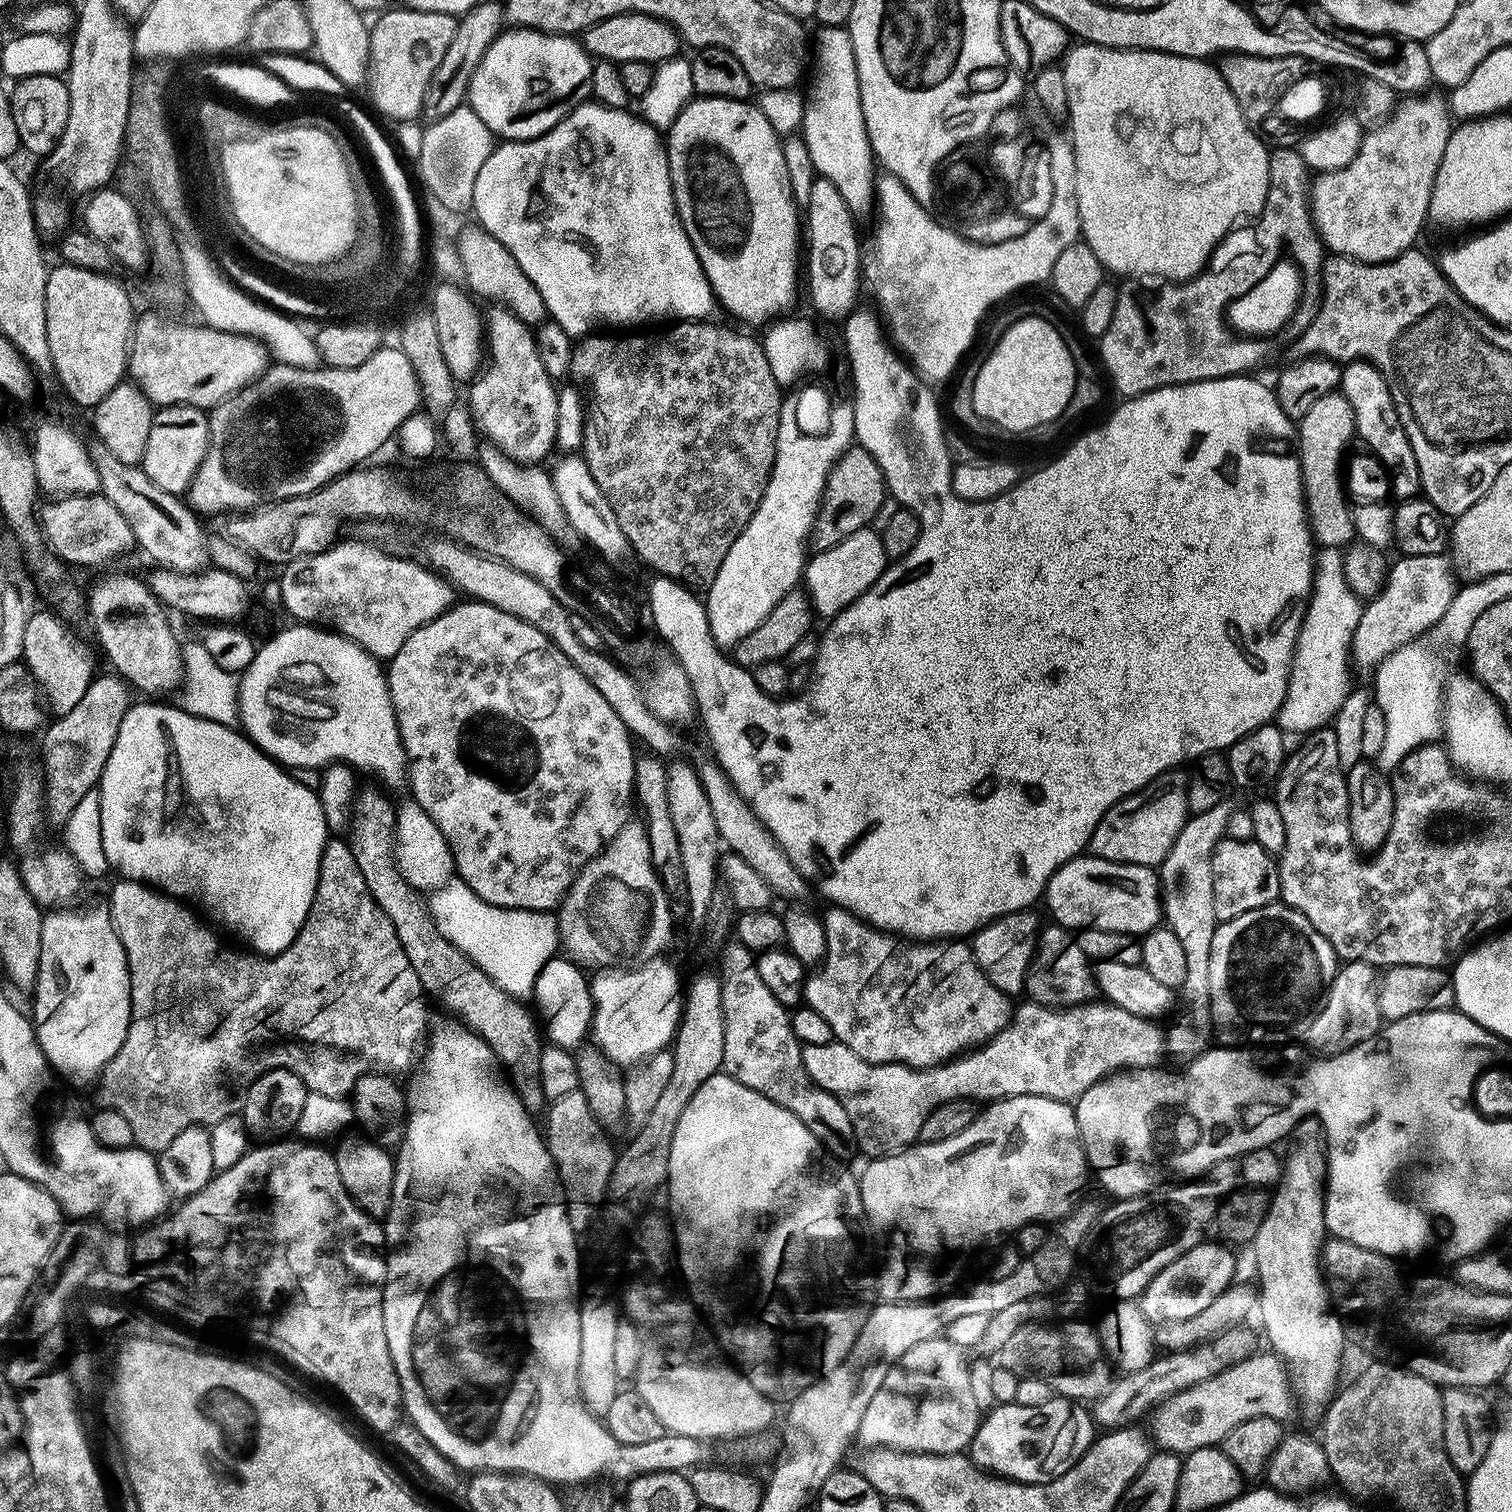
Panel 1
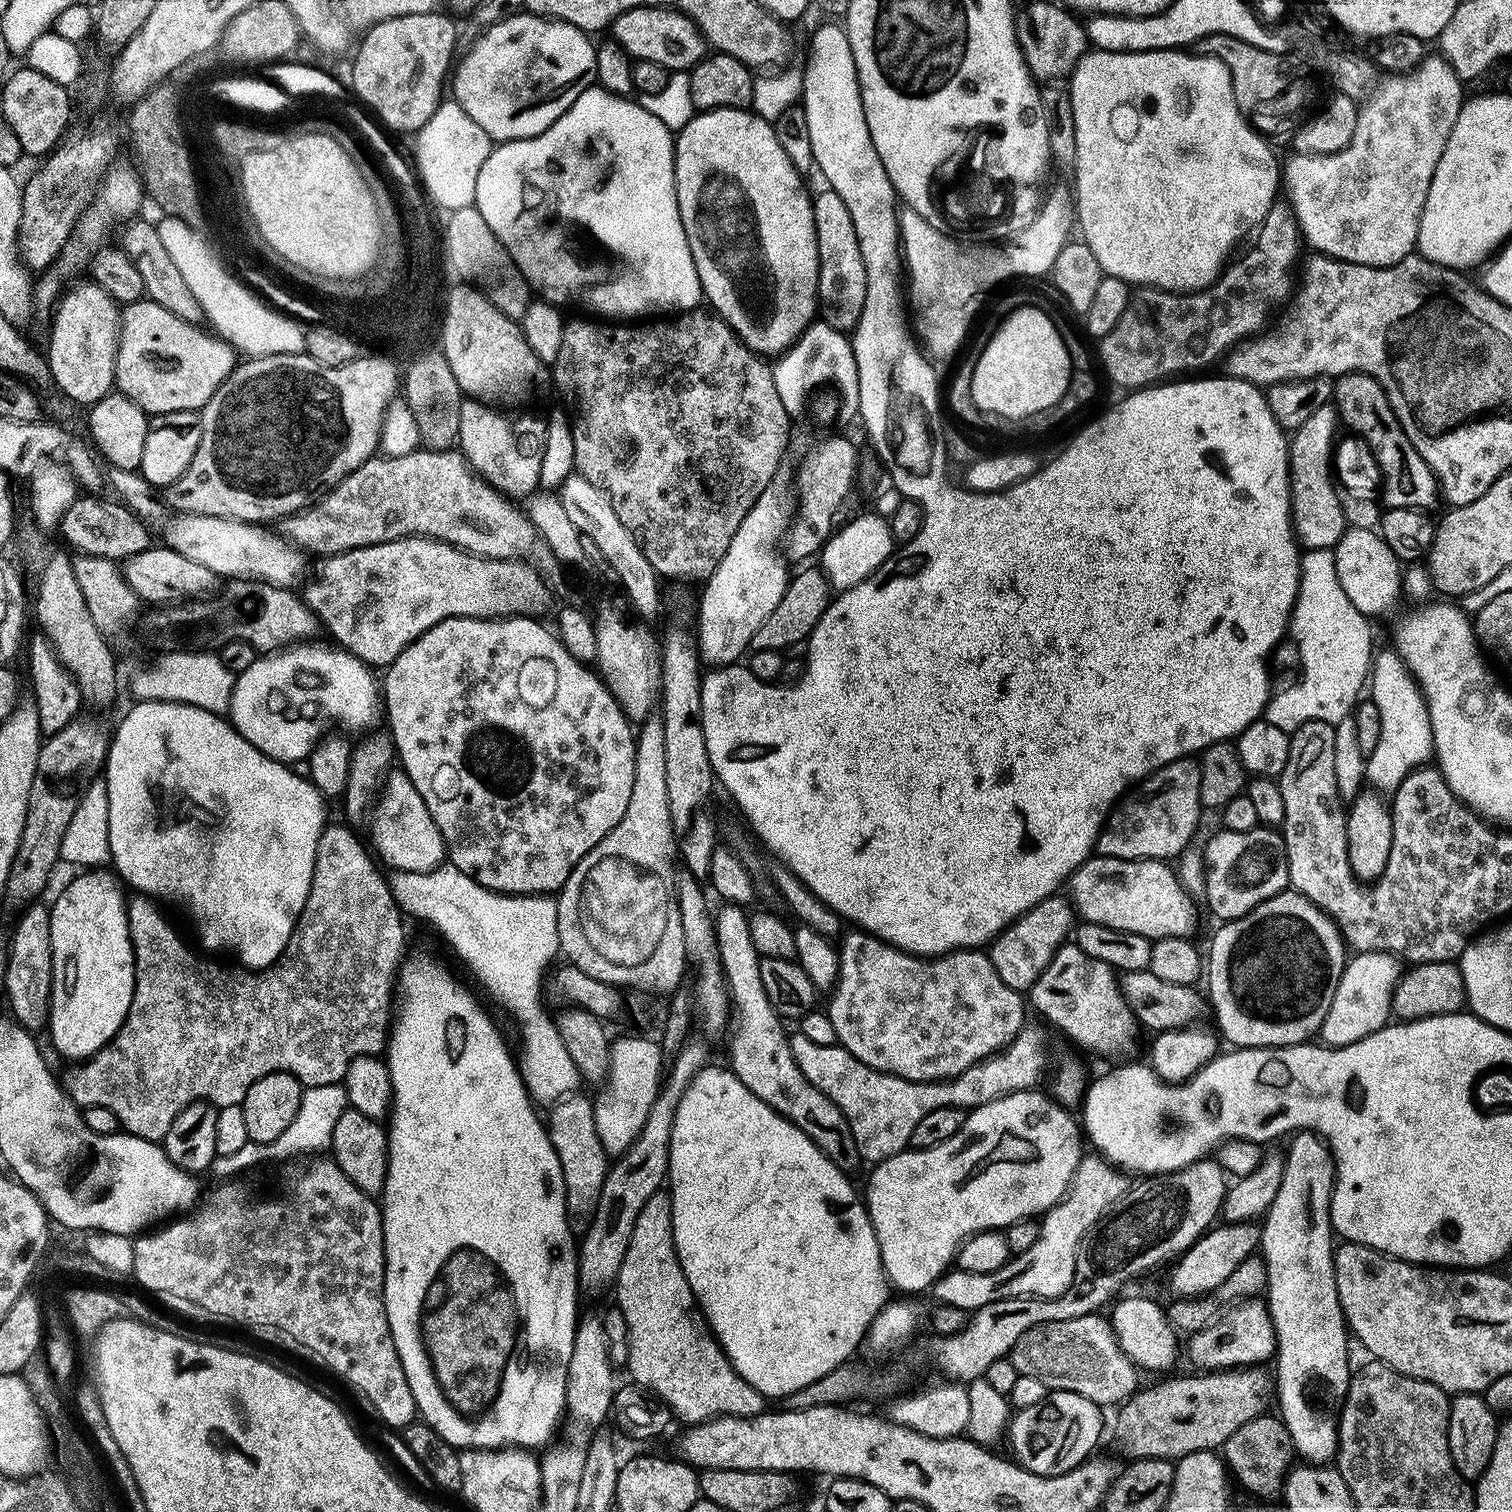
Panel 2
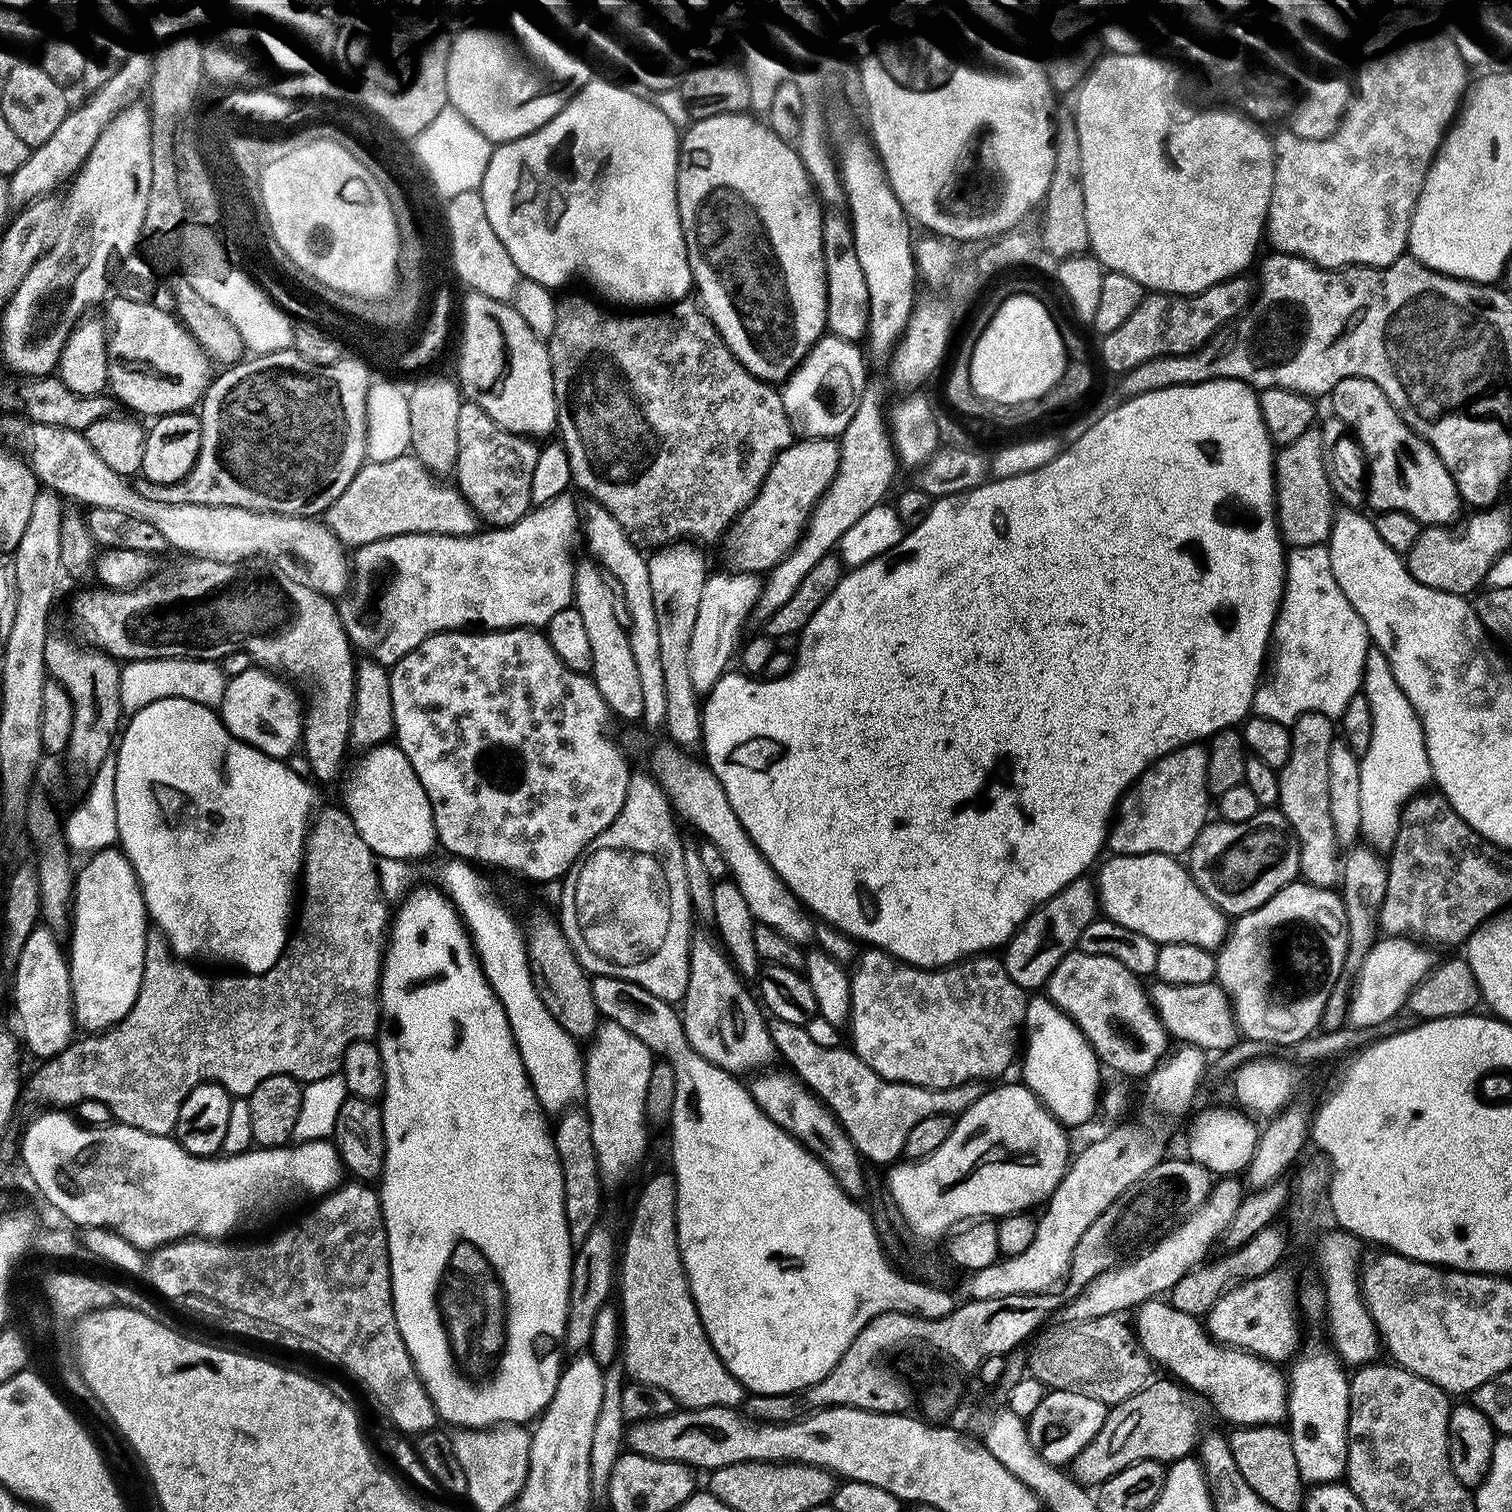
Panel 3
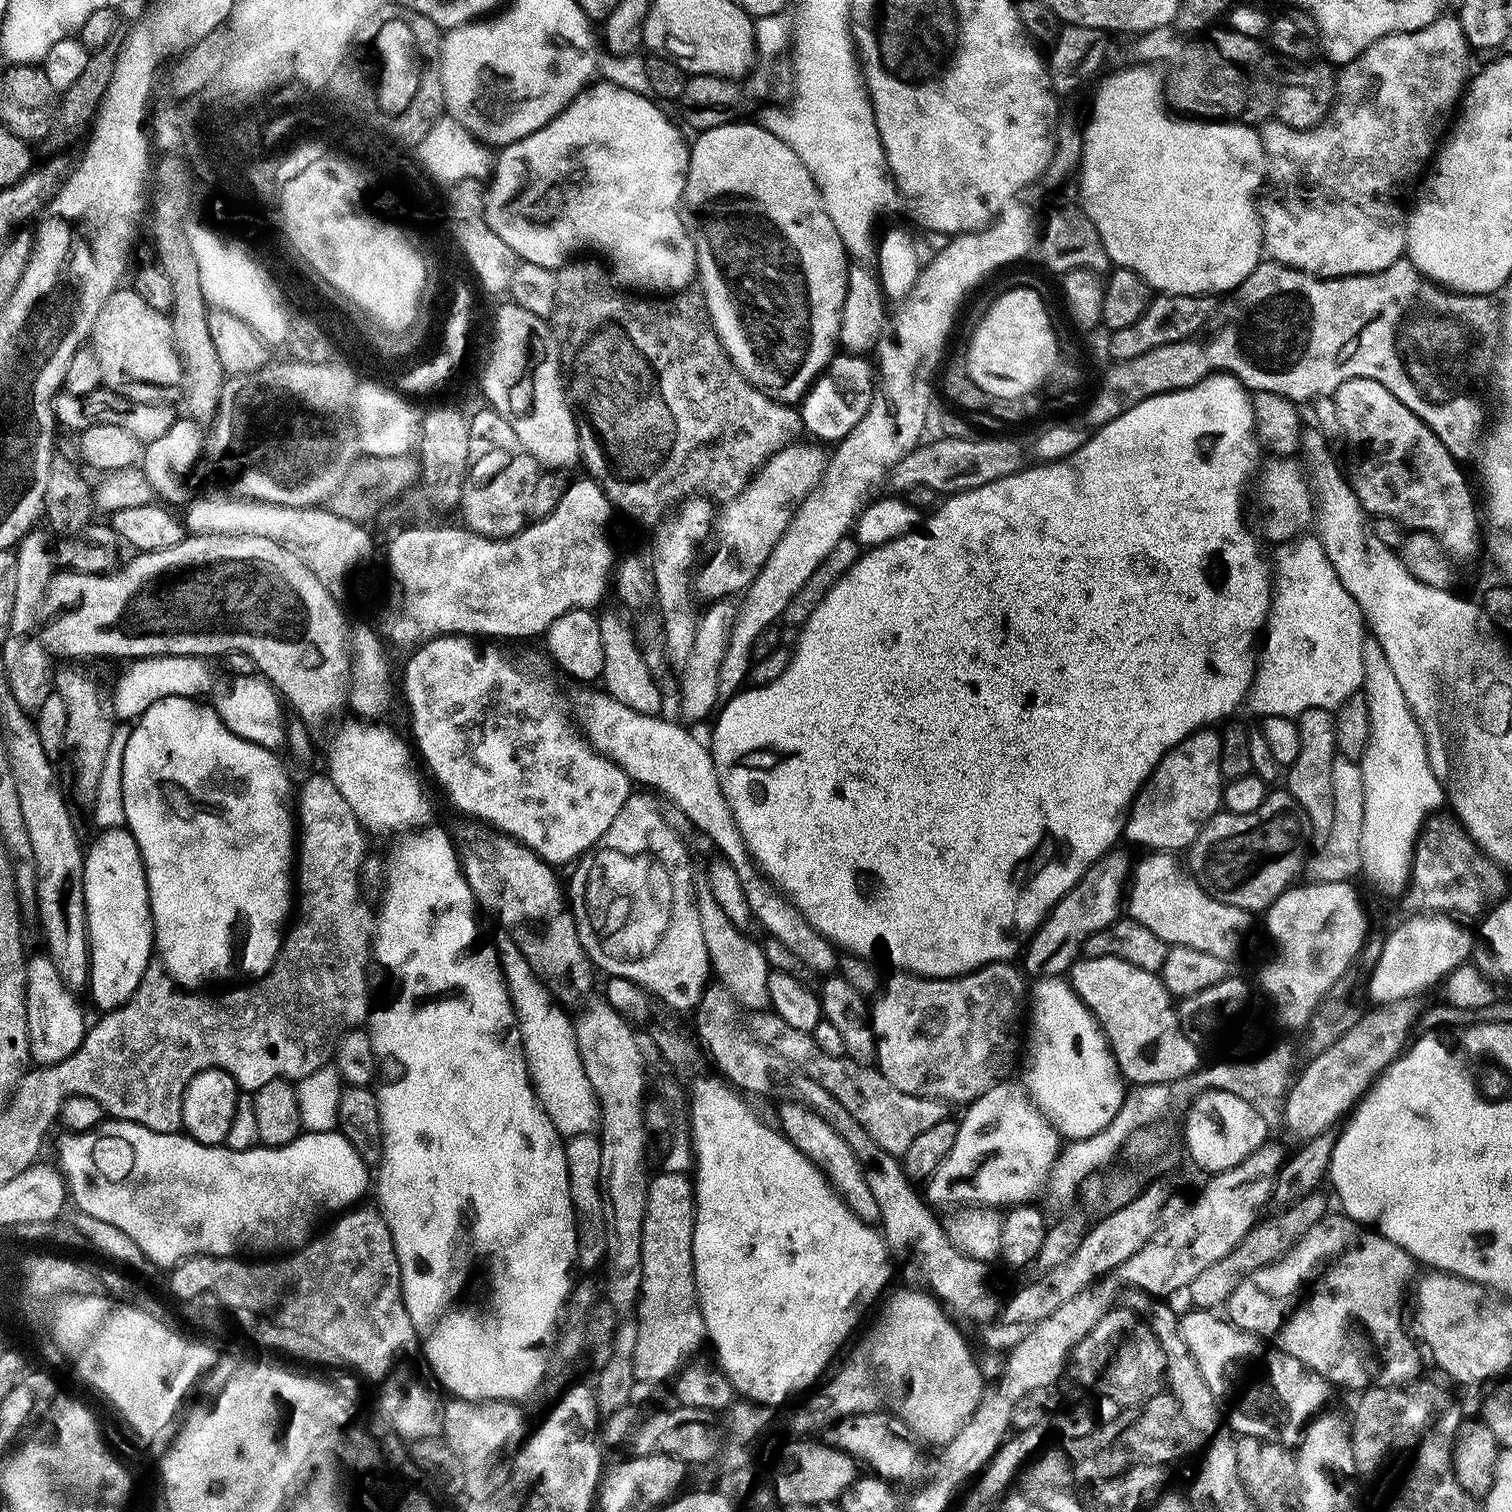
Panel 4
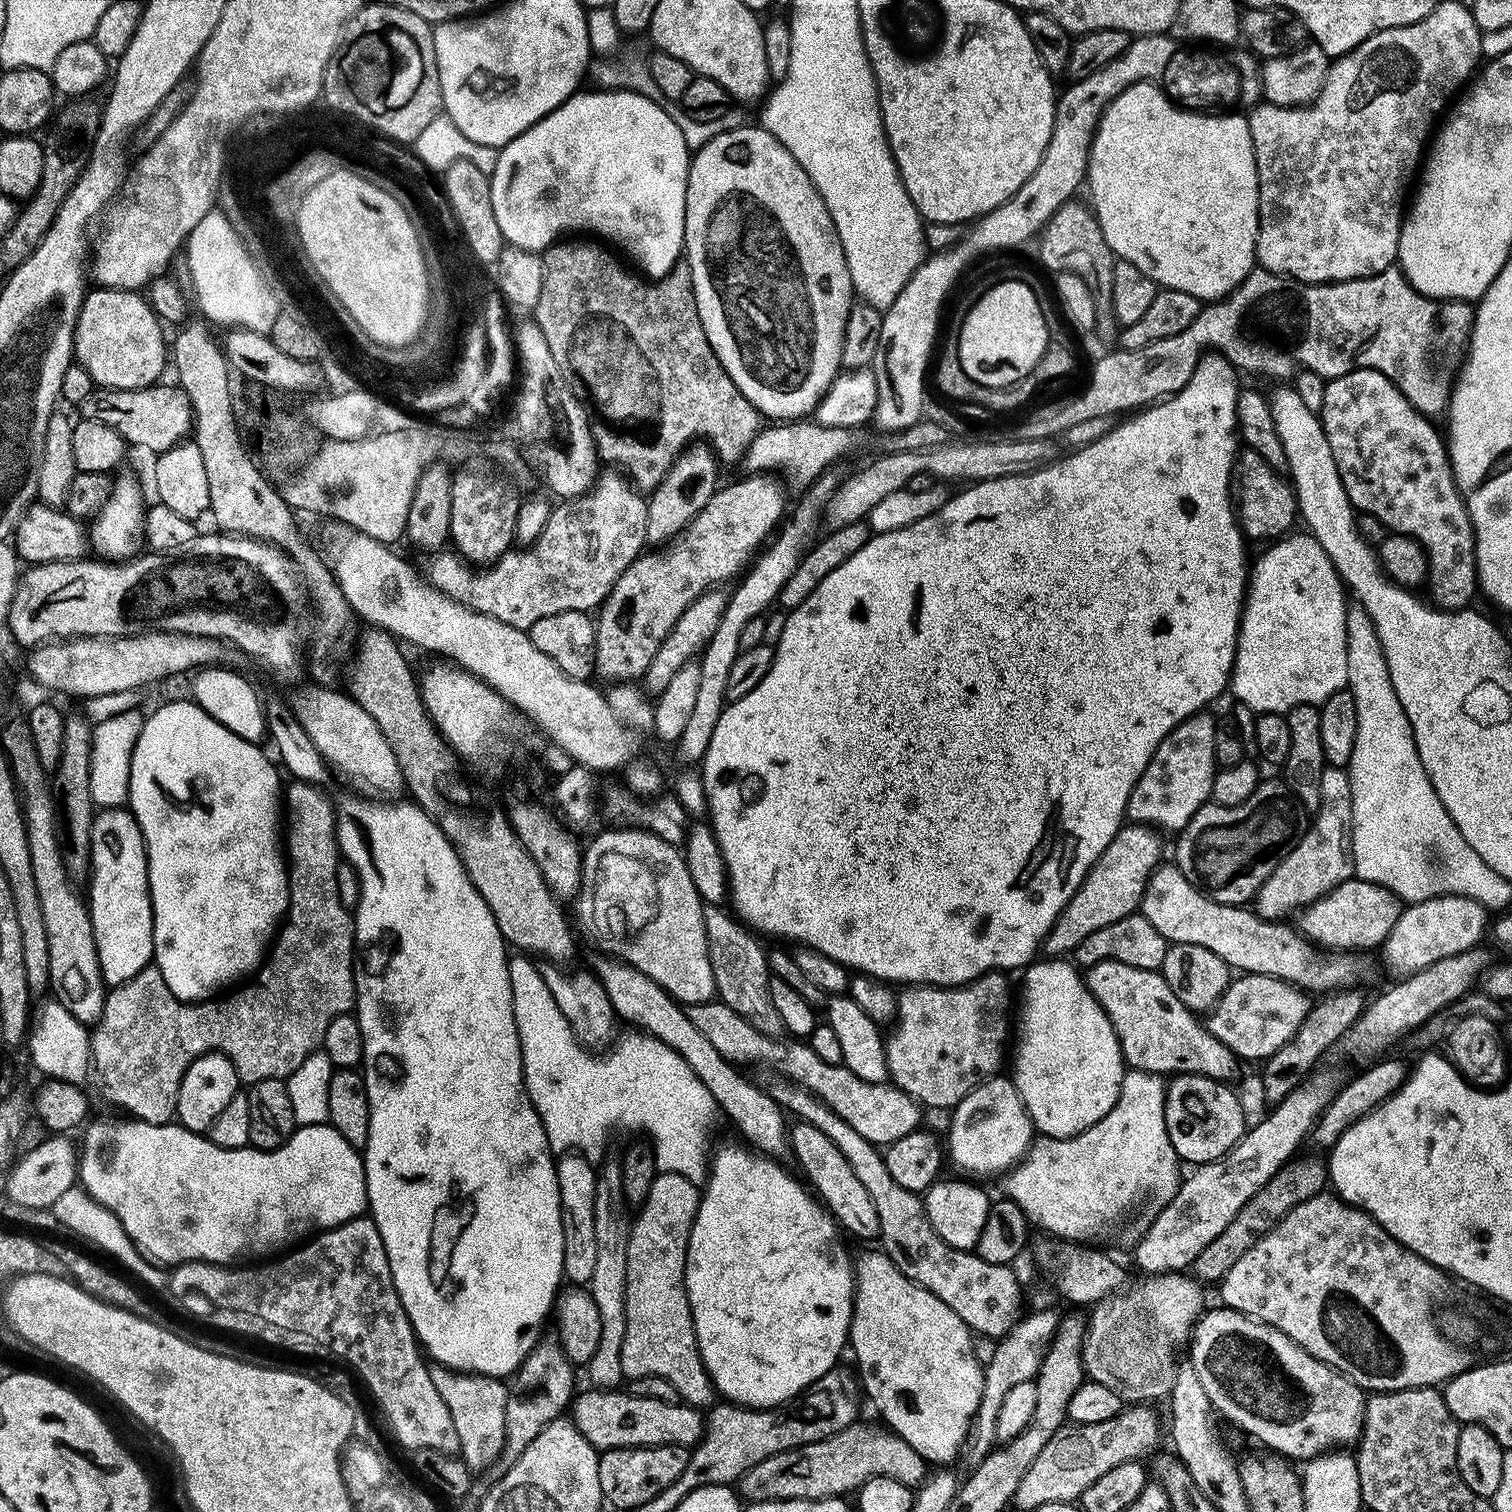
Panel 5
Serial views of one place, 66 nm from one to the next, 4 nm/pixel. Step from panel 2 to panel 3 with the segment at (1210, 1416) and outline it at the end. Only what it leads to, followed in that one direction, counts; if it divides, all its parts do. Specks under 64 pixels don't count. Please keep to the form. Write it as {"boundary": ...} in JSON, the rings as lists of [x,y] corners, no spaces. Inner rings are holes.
{"boundary":[[[1153,1379],[1138,1394],[1121,1404],[1111,1405],[1106,1422],[1102,1422],[1102,1430],[1098,1430],[1098,1434],[1072,1459],[1070,1475],[1073,1480],[1083,1486],[1098,1486],[1134,1462],[1156,1460],[1167,1466],[1174,1460],[1192,1456],[1202,1435],[1200,1408],[1196,1405],[1197,1397],[1173,1380]]]}

